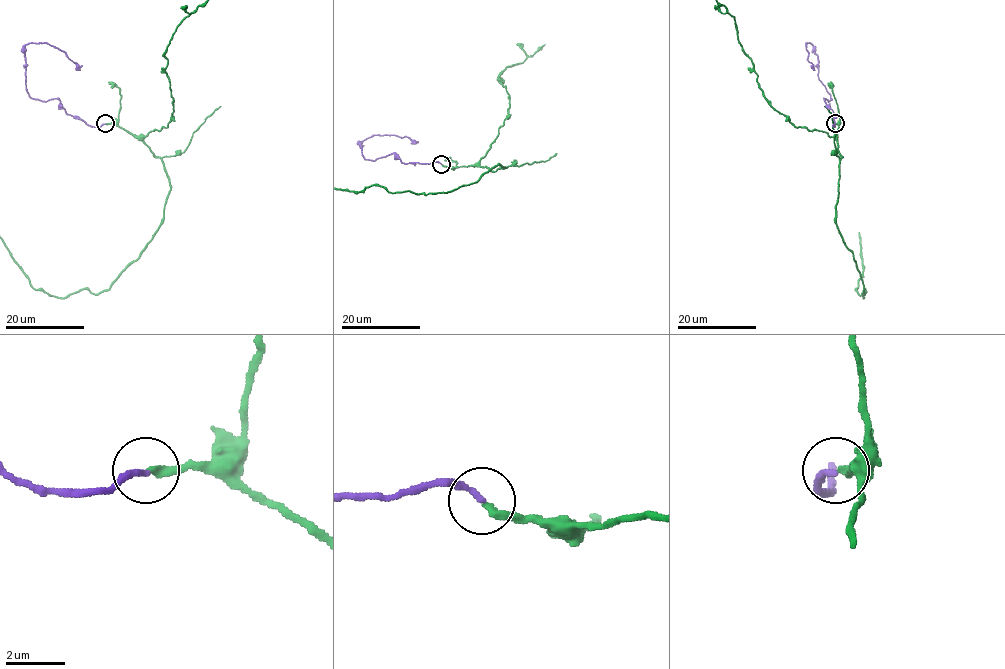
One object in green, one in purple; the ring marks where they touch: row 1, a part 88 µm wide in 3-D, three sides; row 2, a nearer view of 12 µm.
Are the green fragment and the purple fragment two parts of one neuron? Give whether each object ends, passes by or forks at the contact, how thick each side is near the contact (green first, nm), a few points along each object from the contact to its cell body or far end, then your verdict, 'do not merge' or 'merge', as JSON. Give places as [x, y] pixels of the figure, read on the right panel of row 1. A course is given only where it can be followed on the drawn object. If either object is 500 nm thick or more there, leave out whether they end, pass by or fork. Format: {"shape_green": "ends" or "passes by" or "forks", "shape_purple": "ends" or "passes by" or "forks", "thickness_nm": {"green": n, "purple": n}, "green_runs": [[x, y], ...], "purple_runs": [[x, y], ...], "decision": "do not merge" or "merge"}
{"shape_green": "ends", "shape_purple": "ends", "thickness_nm": {"green": 240, "purple": 200}, "purple_runs": [[835, 123], [824, 99], [831, 99], [818, 78], [814, 47], [806, 43], [814, 65]], "decision": "merge"}

